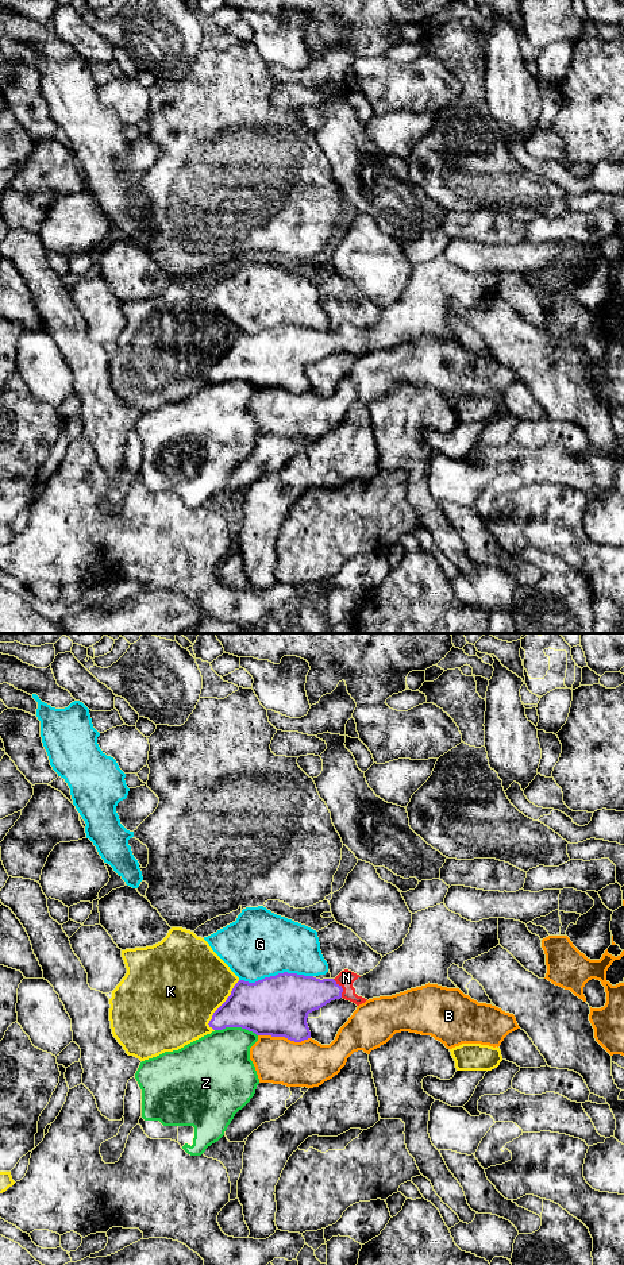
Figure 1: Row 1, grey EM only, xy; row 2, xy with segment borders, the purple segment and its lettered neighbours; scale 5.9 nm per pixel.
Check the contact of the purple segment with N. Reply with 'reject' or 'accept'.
accept

